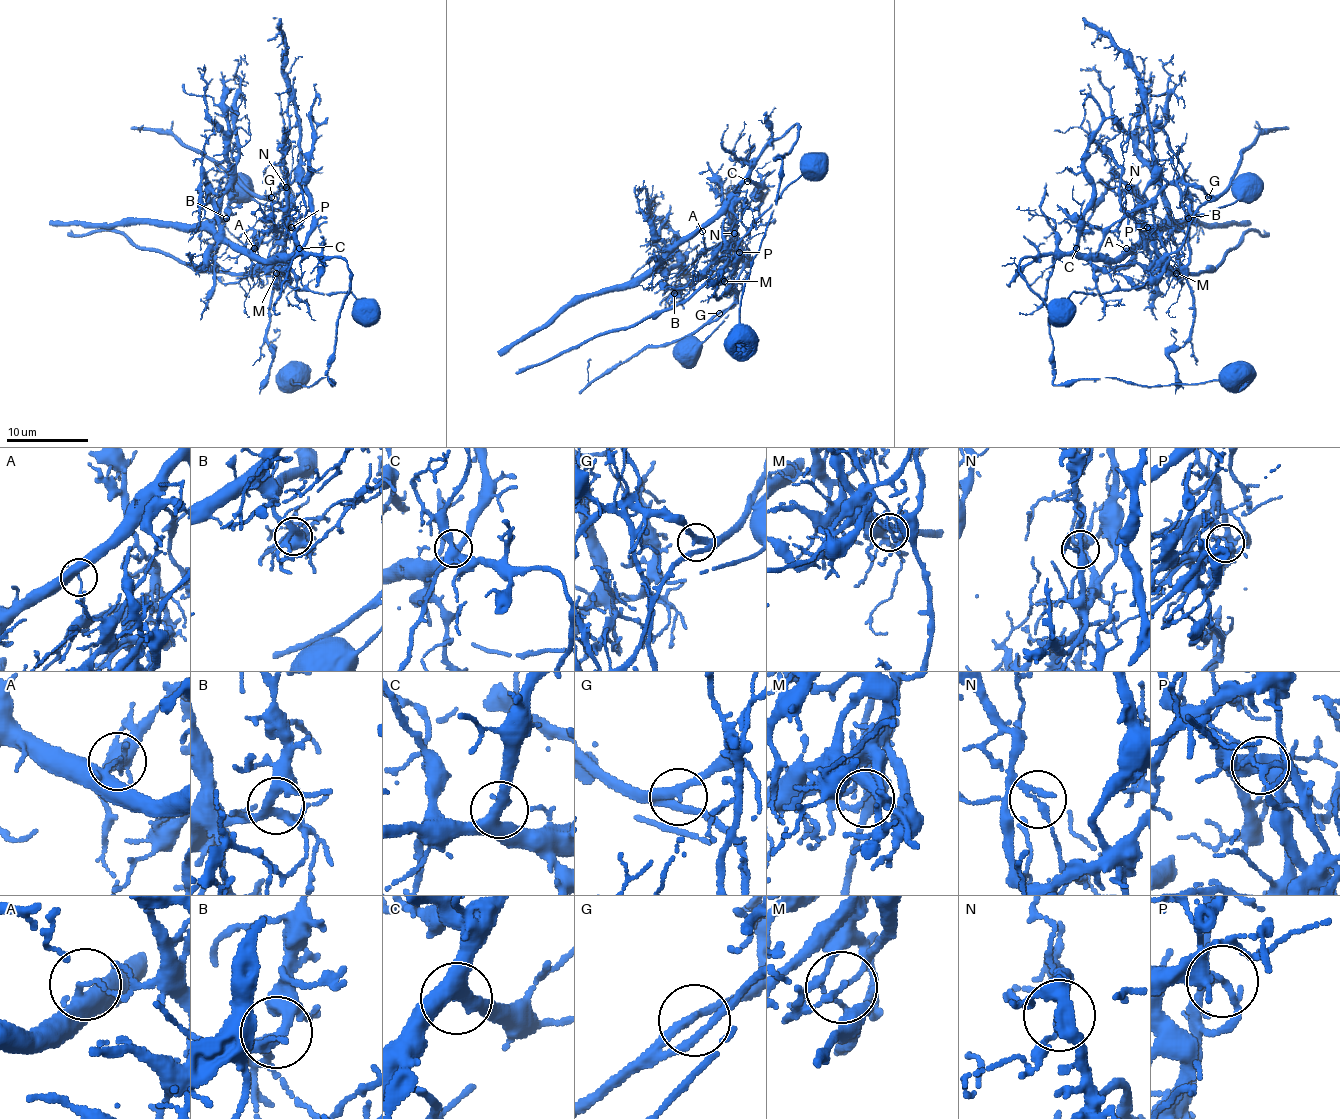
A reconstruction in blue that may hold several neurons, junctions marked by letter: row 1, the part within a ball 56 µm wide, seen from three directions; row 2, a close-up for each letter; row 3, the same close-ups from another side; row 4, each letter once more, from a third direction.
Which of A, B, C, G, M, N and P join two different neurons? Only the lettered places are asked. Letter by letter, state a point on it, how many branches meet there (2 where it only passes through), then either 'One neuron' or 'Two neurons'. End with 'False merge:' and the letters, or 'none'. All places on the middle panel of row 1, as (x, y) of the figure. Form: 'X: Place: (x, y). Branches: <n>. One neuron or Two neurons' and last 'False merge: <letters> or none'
A: Place: (702, 231). Branches: 3. Two neurons
B: Place: (674, 293). Branches: 5. One neuron
C: Place: (747, 181). Branches: 3. One neuron
G: Place: (719, 313). Branches: 2. One neuron
M: Place: (724, 281). Branches: 3. Two neurons
N: Place: (734, 233). Branches: 2. Two neurons
P: Place: (739, 252). Branches: 5. Two neurons
False merge: A, M, N, P

